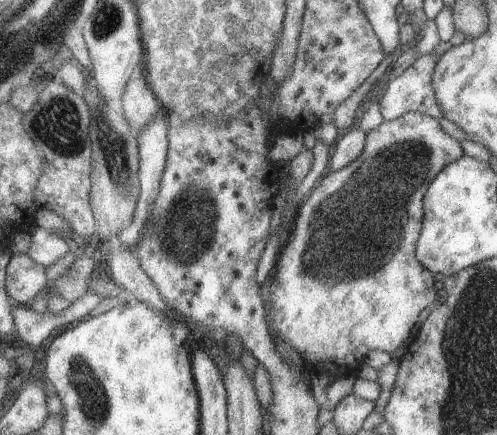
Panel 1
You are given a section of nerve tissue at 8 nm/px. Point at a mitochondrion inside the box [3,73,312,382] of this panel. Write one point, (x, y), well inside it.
(185, 232)

